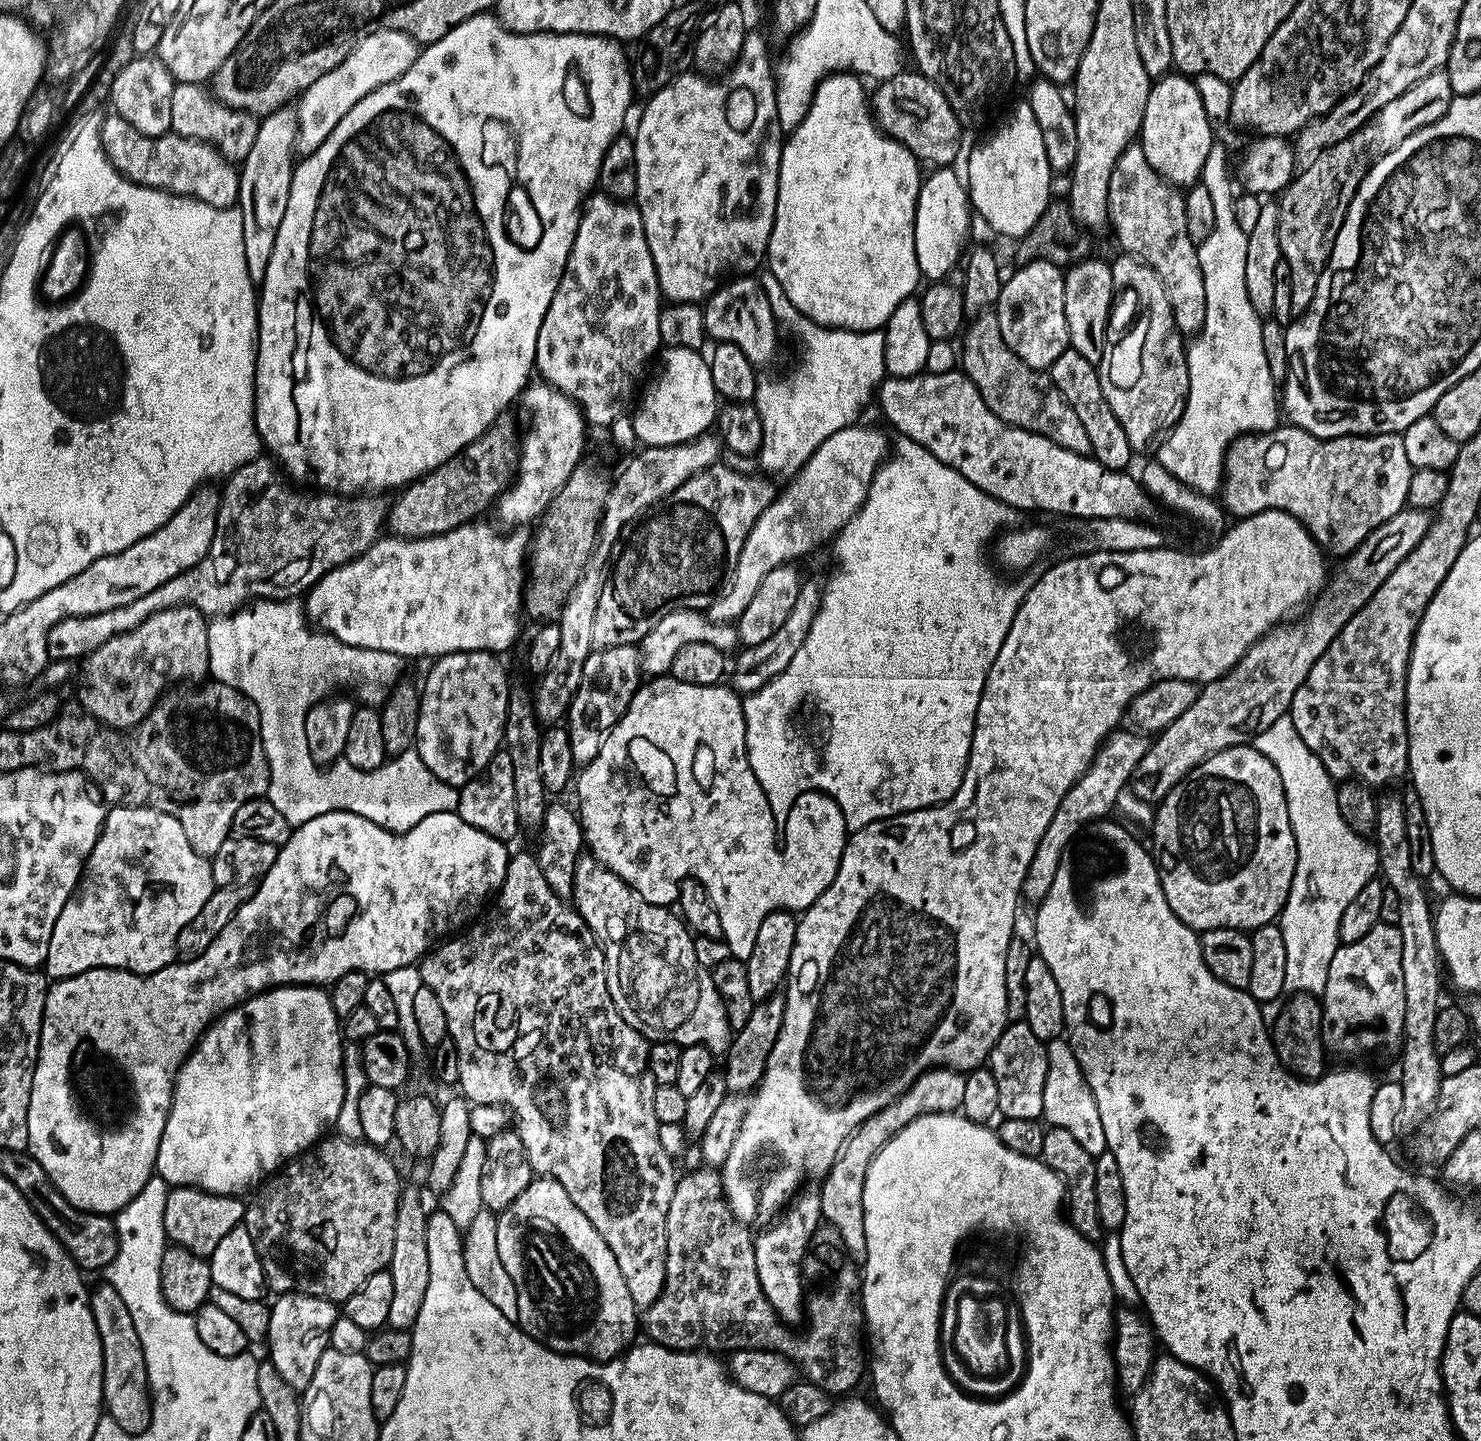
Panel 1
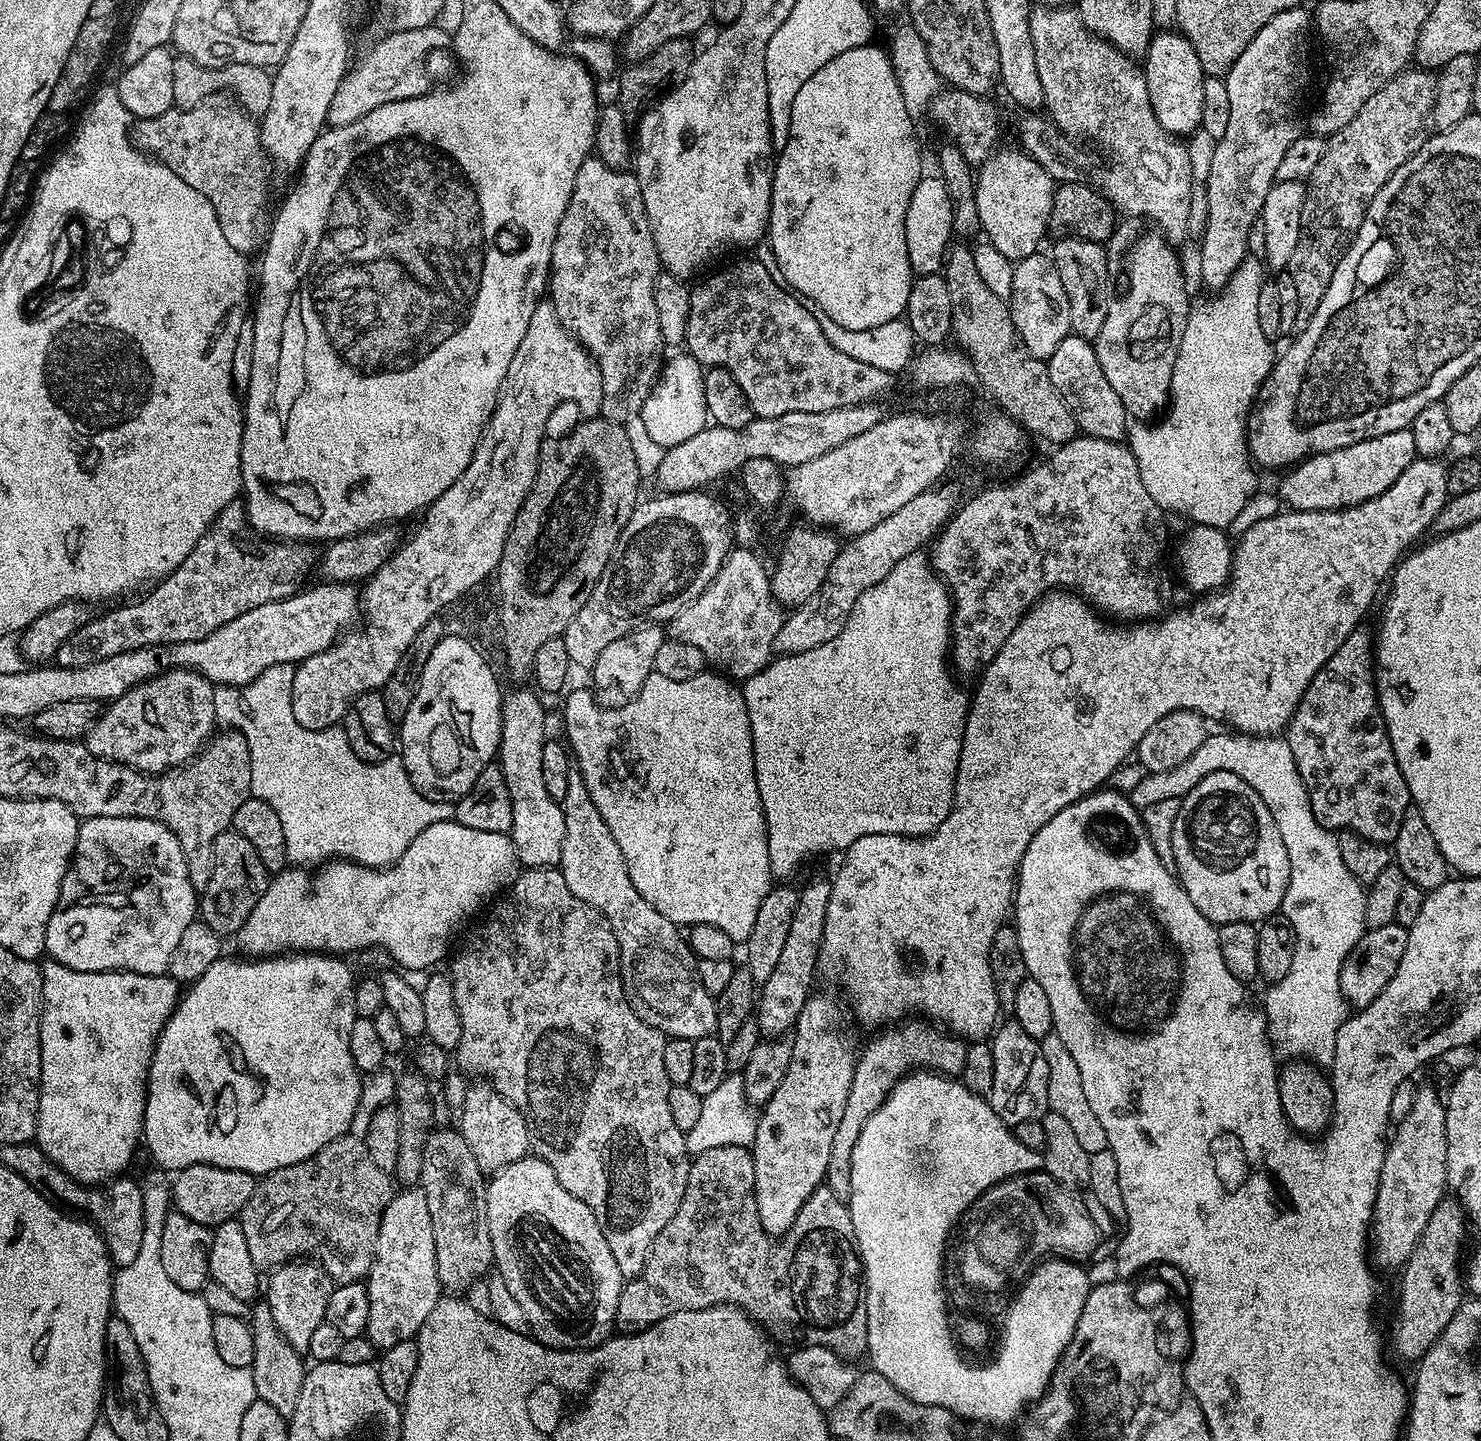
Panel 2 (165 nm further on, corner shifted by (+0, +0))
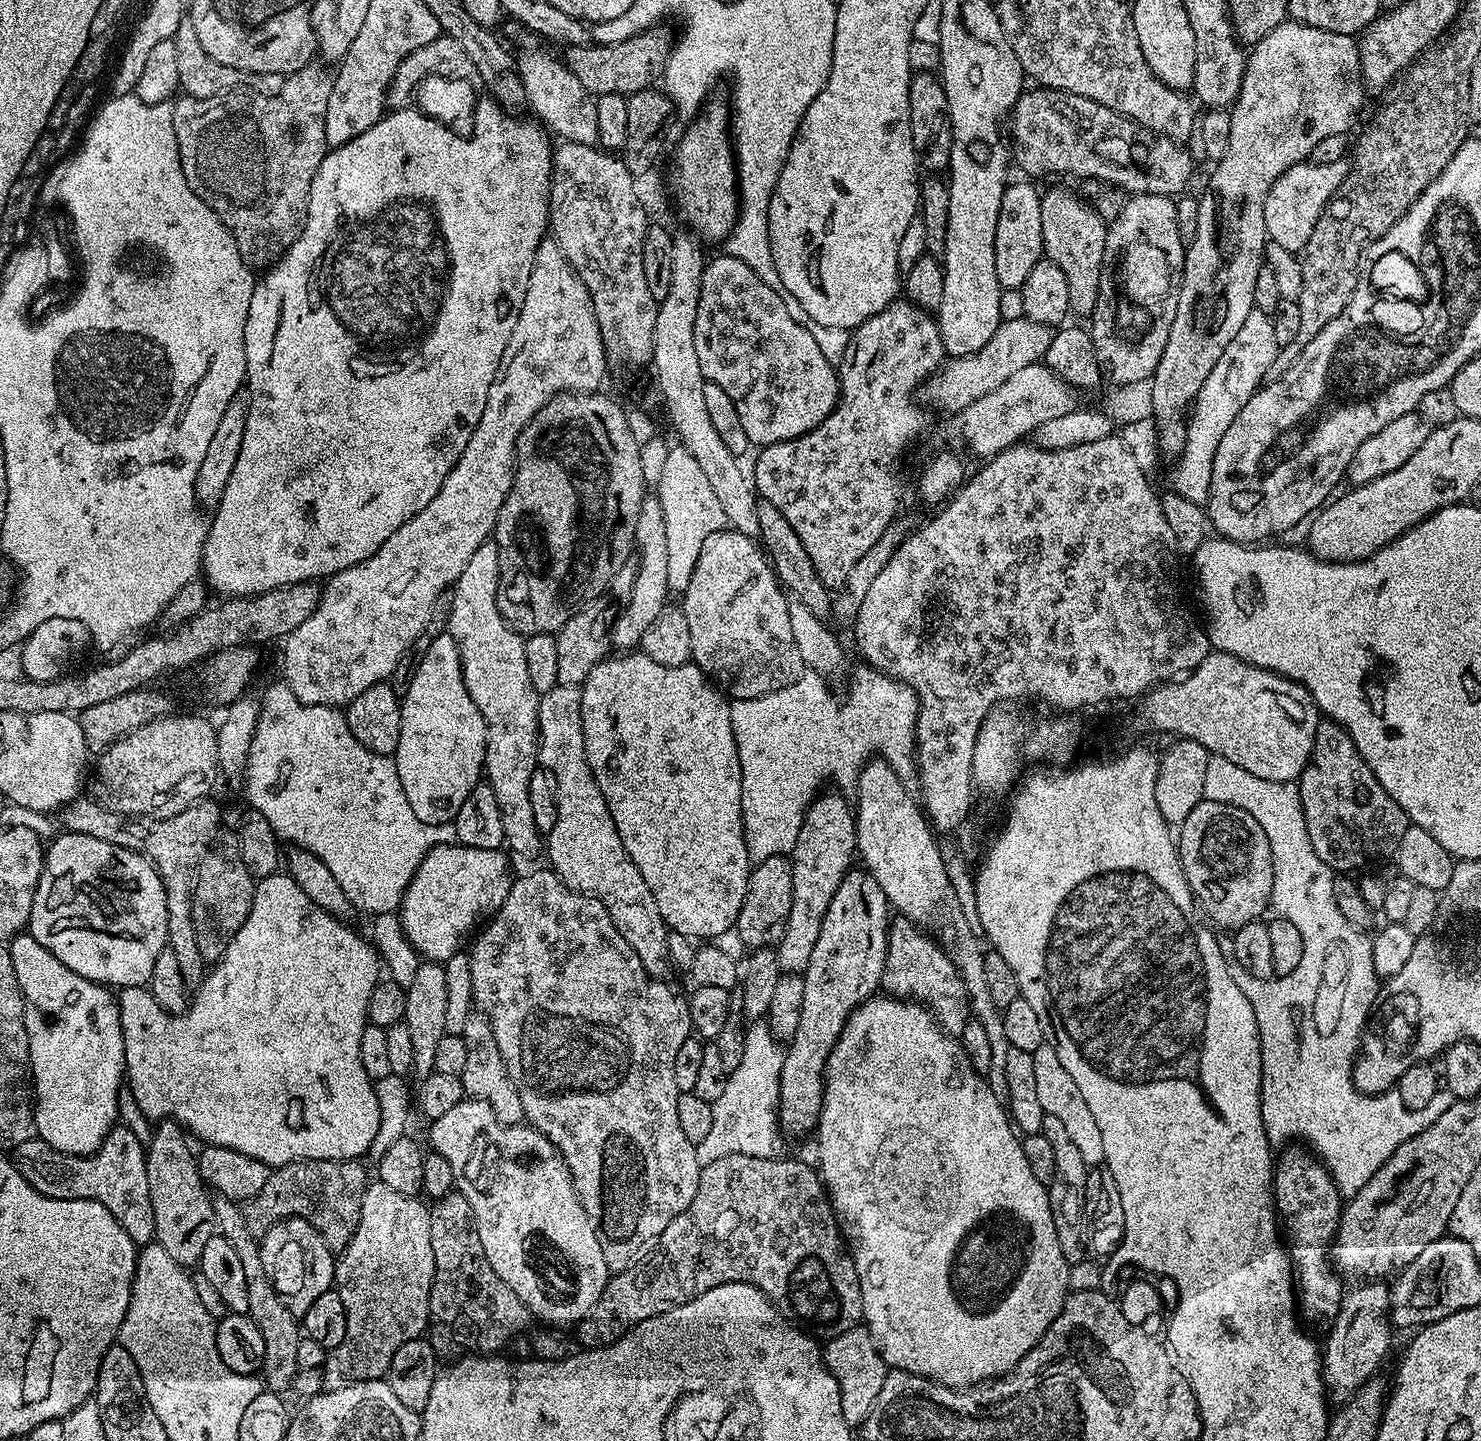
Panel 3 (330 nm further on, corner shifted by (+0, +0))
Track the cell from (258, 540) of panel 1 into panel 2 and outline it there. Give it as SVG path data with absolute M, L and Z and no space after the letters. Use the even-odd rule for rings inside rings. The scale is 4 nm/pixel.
M233 502L225 506L214 518L214 522L198 538L194 550L186 554L186 562L165 576L151 590L145 591L141 600L133 604L124 604L105 616L89 619L87 624L76 629L62 646L58 646L54 657L55 663L62 668L77 668L90 666L94 662L102 662L102 658L110 658L114 654L126 654L143 648L159 649L160 644L171 646L201 640L210 635L218 626L226 626L226 622L234 622L234 618L242 618L254 606L262 606L271 600L285 600L305 587L307 578L318 564L318 552L308 542L281 542L275 538L265 538L254 534L254 529L248 522L248 513L244 511L243 503Z

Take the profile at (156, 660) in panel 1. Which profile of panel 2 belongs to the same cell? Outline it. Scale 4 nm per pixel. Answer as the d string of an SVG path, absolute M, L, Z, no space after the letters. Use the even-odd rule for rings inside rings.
M178 667L168 671L172 672L161 671L151 680L134 685L129 692L111 701L105 707L108 708L105 712L103 709L97 715L86 737L90 754L101 756L104 760L112 760L115 764L124 764L128 768L136 768L145 774L159 774L189 763L199 753L217 727L215 726L216 712L218 716L217 689L201 672Z

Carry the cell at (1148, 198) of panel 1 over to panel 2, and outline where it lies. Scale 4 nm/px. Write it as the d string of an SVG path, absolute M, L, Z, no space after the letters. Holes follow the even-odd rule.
M1033 7L1029 14L1030 34L1033 36L1034 46L1034 63L1038 68L1039 81L1042 82L1042 94L1044 95L1044 105L1047 115L1053 124L1060 131L1073 138L1081 138L1085 136L1092 144L1097 144L1102 151L1108 155L1108 169L1100 176L1099 191L1103 192L1105 198L1116 209L1117 213L1123 214L1128 218L1139 218L1151 225L1156 231L1163 234L1168 239L1168 243L1173 246L1180 246L1183 240L1189 239L1186 225L1190 218L1190 190L1194 183L1192 171L1190 170L1190 154L1188 153L1187 143L1183 139L1170 135L1166 130L1162 130L1162 126L1158 122L1158 118L1154 118L1154 110L1150 106L1150 94L1146 90L1146 78L1144 77L1143 67L1133 57L1127 56L1125 52L1119 52L1110 42L1106 42L1100 36L1094 35L1090 30L1086 30L1086 26L1082 22L1079 11L1075 7L1056 8L1051 12L1048 8Z

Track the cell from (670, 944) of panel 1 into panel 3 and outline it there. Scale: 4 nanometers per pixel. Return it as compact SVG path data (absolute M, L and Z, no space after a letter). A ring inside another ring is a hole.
M556 684L554 690L543 693L538 706L540 727L539 767L546 768L556 784L558 822L546 834L546 856L560 881L585 896L604 901L606 910L618 926L622 938L634 946L634 954L642 958L648 975L667 977L668 936L670 929L658 914L658 902L646 886L646 878L634 866L630 854L618 838L618 826L610 818L606 798L598 790L598 782L588 765L582 734L582 694L574 684ZM612 895L612 900L608 897ZM616 903L616 904L615 904Z

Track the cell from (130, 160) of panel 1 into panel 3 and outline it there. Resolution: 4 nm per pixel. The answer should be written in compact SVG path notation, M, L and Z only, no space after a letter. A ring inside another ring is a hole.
M319 63L307 64L302 70L292 73L285 79L282 90L276 96L263 96L251 90L233 90L221 92L220 95L210 98L194 98L184 94L172 104L174 138L178 142L182 174L190 186L190 190L194 190L194 194L198 194L198 198L202 198L202 202L206 202L206 206L210 206L214 210L214 214L218 214L220 221L232 231L242 258L253 270L271 268L281 256L286 254L286 250L290 250L292 243L300 236L300 232L304 229L304 220L308 216L310 182L314 182L314 174L318 174L318 166L322 166L322 158L330 150L326 142L326 102L330 102L333 73L327 72L323 68L325 65Z

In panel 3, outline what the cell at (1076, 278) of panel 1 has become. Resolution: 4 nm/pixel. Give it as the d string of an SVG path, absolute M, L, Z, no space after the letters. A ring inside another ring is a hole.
M1052 188L1048 193L1045 191L1040 197L1040 209L1044 256L1052 260L1062 274L1066 274L1071 315L1091 317L1098 302L1108 224L1089 206L1079 191L1071 192L1068 188Z

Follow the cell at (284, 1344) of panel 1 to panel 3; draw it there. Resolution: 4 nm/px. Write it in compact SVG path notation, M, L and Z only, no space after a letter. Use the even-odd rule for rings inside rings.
M290 1216L287 1220L278 1221L275 1226L259 1241L262 1254L262 1266L271 1278L276 1293L282 1302L298 1318L303 1317L310 1306L321 1294L326 1294L333 1287L336 1278L336 1260L333 1249L314 1230L309 1220L302 1216Z

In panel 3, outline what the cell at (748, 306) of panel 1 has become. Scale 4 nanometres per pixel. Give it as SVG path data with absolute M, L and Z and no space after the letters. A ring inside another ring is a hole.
M719 254L707 261L704 265L704 273L702 274L702 286L700 287L700 293L698 294L698 318L694 318L694 350L698 353L698 366L702 366L702 374L705 381L722 386L722 390L726 390L727 396L729 396L733 402L734 407L738 410L738 419L742 421L742 426L746 430L746 438L749 445L763 446L766 444L777 444L783 440L797 440L800 436L805 436L810 430L814 430L830 413L836 408L836 403L840 400L840 378L837 369L834 367L833 361L826 354L822 354L822 350L818 350L818 342L814 342L814 334L810 334L807 324L799 324L794 318L790 318L790 310L786 310L786 302L782 302L780 293L770 290L770 286L766 286L766 282L762 282L762 278L758 278L754 274L754 270L750 270L750 266L746 266L746 262L742 262L738 258L727 254Z

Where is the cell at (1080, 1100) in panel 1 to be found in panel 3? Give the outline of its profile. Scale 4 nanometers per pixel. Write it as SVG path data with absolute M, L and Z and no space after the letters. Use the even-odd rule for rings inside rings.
M1046 1042L1038 1046L1038 1050L1031 1052L1034 1058L1034 1079L1038 1103L1042 1105L1045 1116L1059 1118L1074 1141L1074 1146L1082 1154L1082 1162L1089 1166L1100 1166L1104 1164L1104 1151L1102 1150L1102 1130L1094 1123L1094 1114L1090 1114L1090 1106L1086 1106L1086 1101L1078 1090L1074 1078L1066 1074L1066 1066L1062 1066L1058 1058L1058 1050L1051 1043Z

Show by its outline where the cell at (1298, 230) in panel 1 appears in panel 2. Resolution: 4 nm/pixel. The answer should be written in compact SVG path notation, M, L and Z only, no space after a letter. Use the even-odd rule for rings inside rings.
M1419 66L1402 71L1386 82L1378 94L1366 98L1366 106L1342 130L1327 137L1322 158L1306 181L1298 246L1294 246L1294 255L1286 269L1294 278L1298 294L1296 332L1306 330L1306 322L1318 310L1318 302L1322 302L1338 262L1358 234L1358 226L1362 226L1374 194L1386 186L1394 170L1424 145L1435 97L1436 76L1431 71Z

